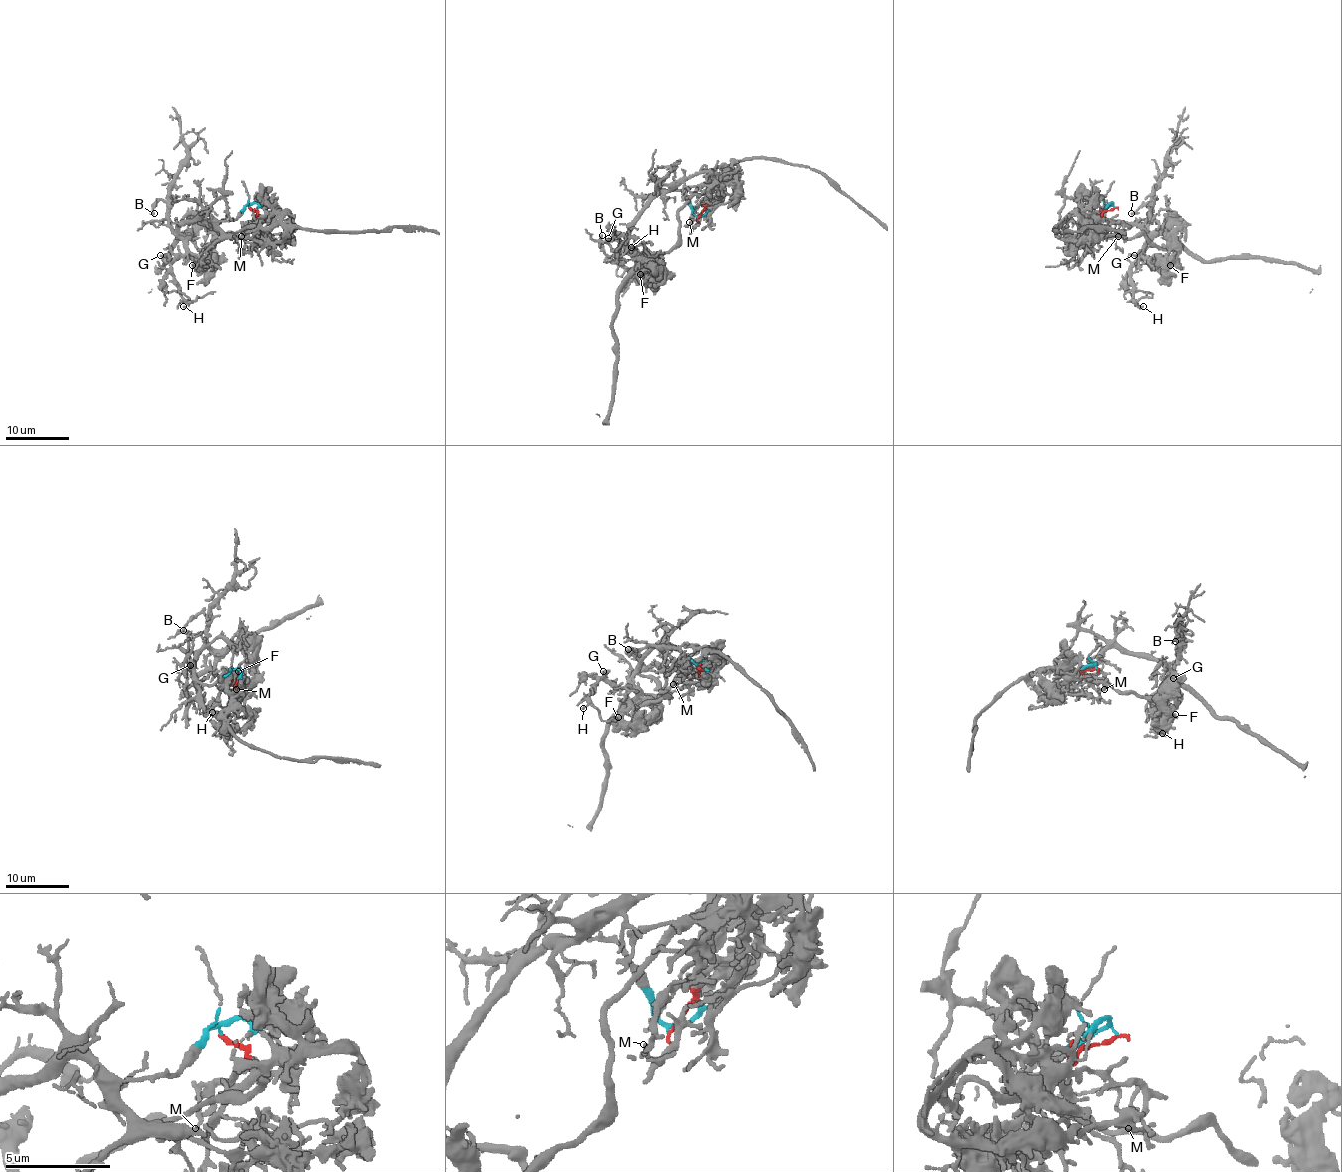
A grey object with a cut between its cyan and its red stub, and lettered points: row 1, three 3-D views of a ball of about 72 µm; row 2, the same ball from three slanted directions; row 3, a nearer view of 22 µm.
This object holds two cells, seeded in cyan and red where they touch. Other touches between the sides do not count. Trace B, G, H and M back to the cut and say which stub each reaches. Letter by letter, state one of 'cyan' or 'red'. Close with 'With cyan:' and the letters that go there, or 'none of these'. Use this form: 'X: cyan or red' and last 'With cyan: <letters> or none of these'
B: cyan
G: cyan
H: cyan
M: red
With cyan: B, G, H

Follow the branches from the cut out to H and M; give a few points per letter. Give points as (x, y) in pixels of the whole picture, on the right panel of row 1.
H: (1114, 207), (1086, 220), (1097, 214), (1137, 225), (1146, 236), (1130, 276), (1132, 300), (1143, 306)
M: (1114, 207), (1103, 215), (1122, 223), (1117, 236)

